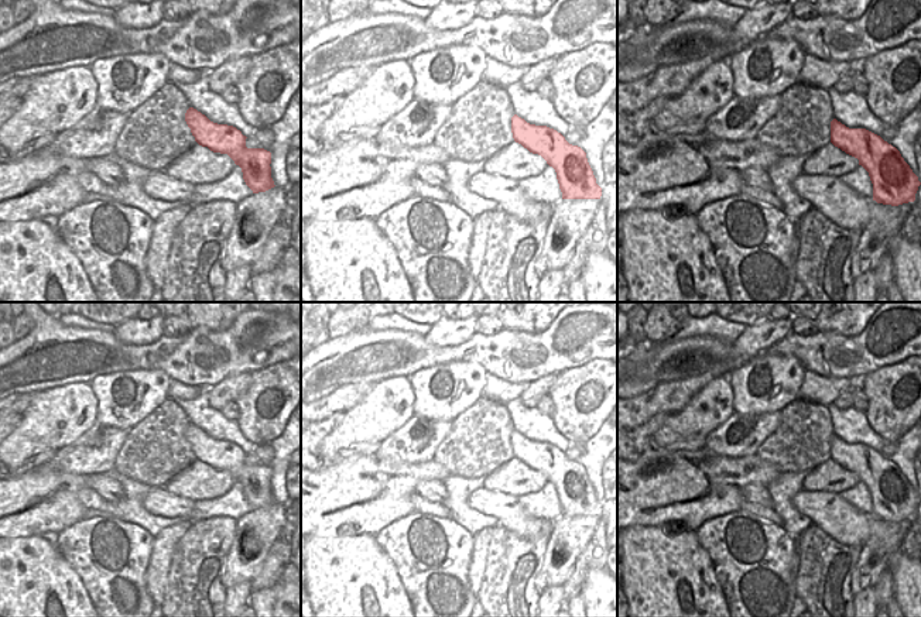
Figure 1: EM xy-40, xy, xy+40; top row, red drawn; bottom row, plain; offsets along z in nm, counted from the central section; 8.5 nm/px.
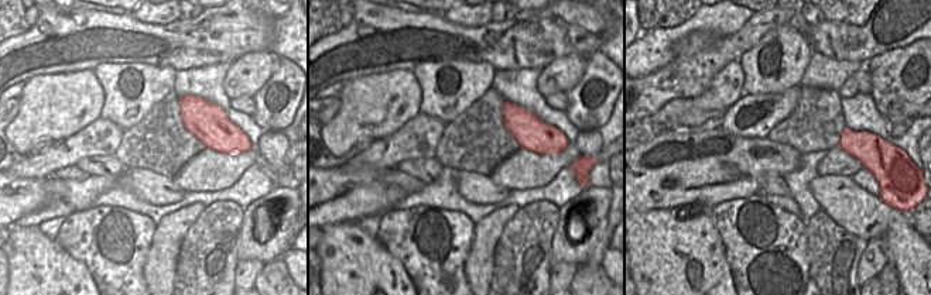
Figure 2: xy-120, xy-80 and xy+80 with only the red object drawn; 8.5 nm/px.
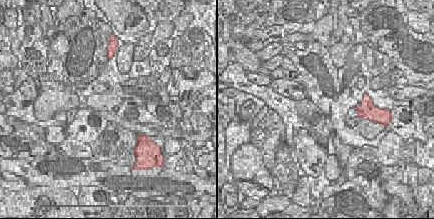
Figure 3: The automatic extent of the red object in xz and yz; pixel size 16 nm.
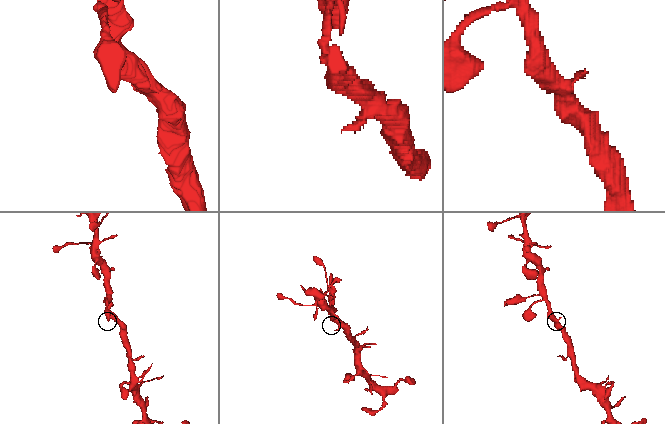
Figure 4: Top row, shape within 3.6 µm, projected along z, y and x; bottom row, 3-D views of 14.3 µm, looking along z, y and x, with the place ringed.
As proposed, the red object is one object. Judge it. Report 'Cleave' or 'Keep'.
Keep.

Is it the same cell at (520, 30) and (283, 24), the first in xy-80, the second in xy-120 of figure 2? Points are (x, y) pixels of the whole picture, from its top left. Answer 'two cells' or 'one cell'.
two cells

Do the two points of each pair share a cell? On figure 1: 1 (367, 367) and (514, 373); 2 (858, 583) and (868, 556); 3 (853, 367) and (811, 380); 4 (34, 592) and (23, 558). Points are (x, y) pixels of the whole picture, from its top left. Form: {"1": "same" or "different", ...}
{"1": "same", "2": "same", "3": "different", "4": "same"}

